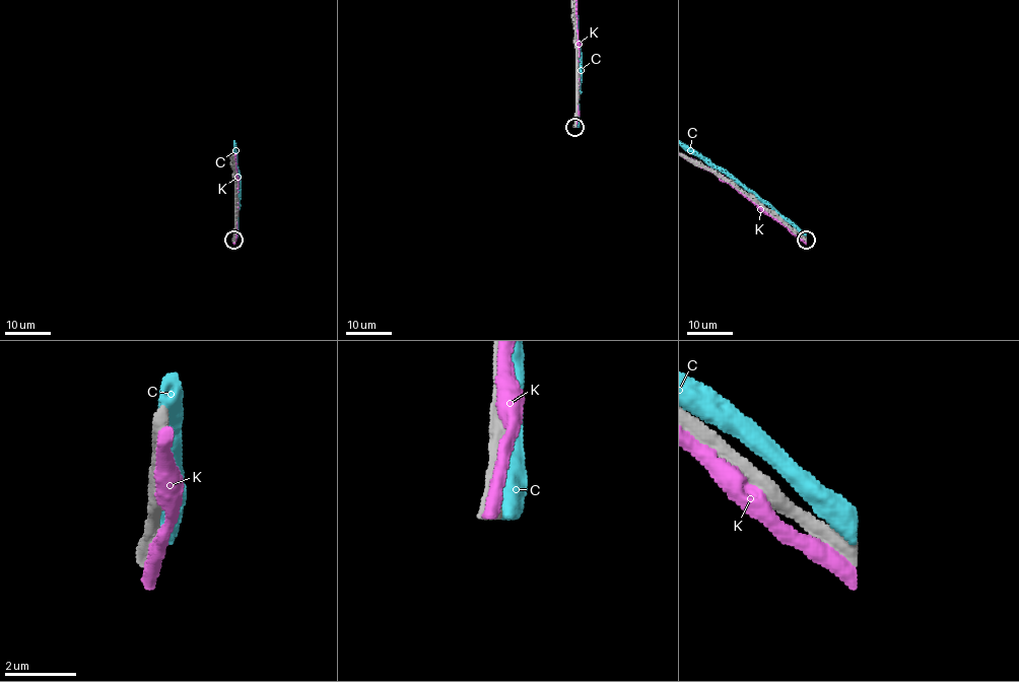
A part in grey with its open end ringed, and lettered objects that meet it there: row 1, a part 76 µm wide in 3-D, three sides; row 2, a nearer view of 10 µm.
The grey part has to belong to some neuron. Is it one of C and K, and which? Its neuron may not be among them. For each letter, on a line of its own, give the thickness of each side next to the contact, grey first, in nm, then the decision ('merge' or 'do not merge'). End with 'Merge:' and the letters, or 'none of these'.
C: 600 nm thick on the grey side, 650 nm on the other; do not merge
K: 600 nm thick on the grey side, 600 nm on the other; do not merge
Merge: none of these

